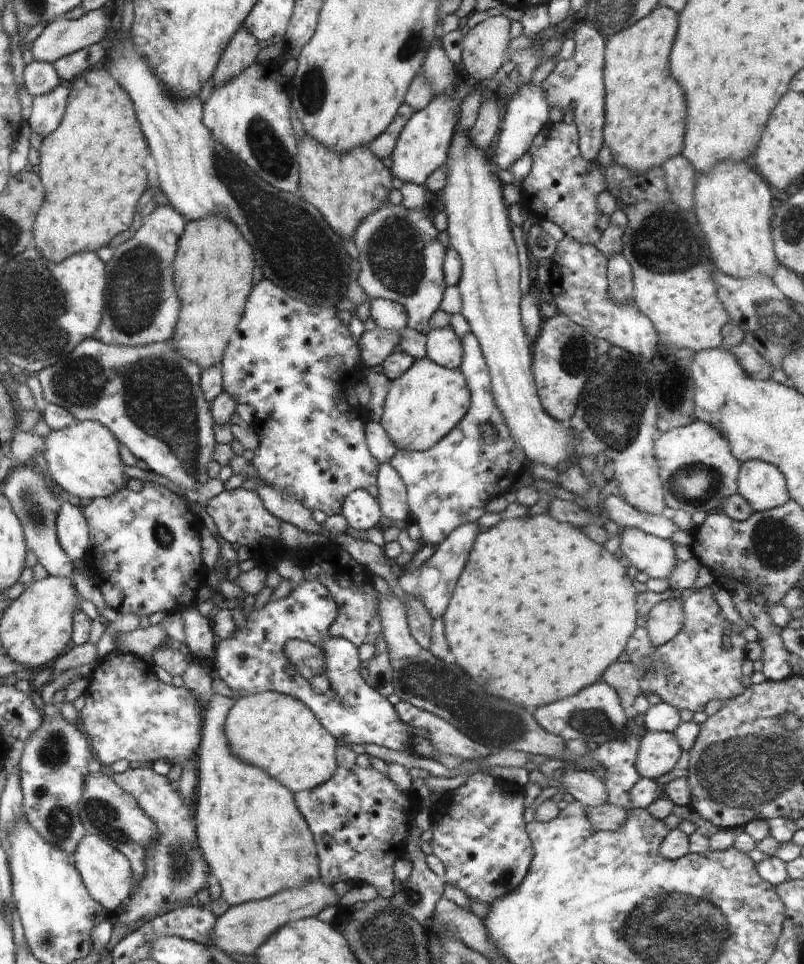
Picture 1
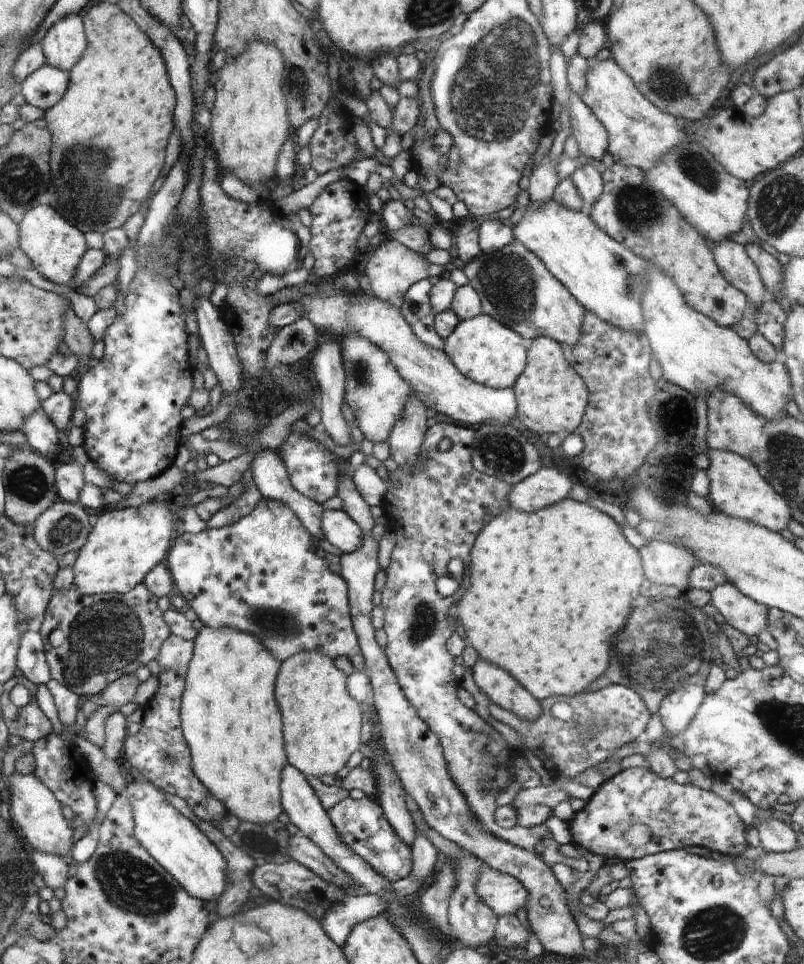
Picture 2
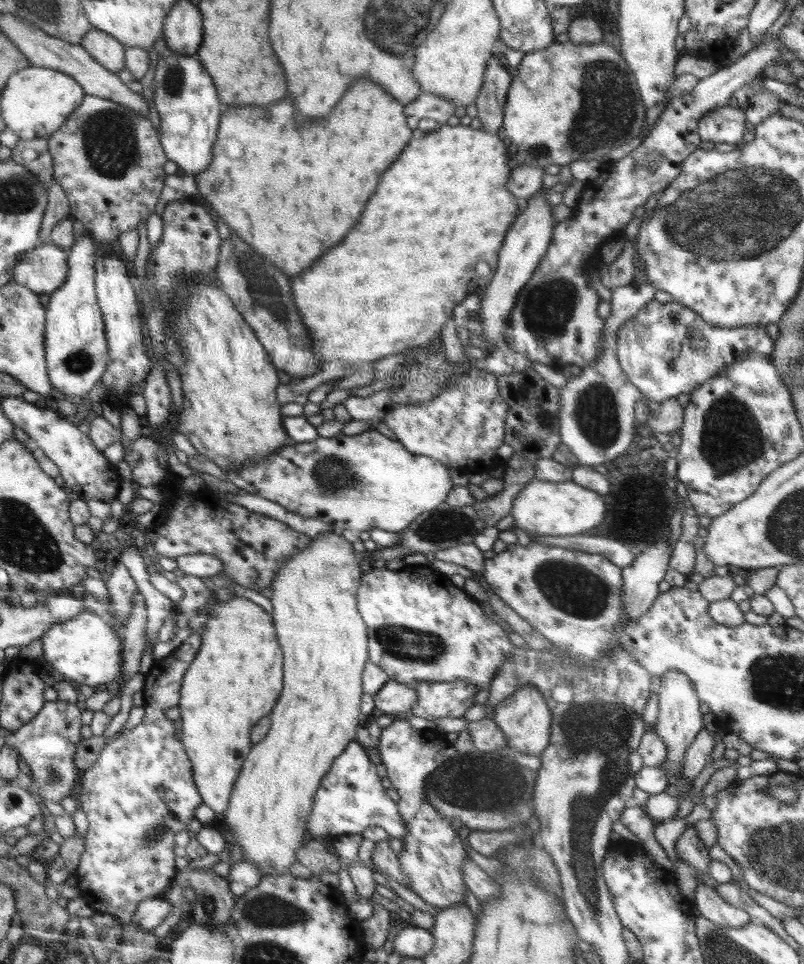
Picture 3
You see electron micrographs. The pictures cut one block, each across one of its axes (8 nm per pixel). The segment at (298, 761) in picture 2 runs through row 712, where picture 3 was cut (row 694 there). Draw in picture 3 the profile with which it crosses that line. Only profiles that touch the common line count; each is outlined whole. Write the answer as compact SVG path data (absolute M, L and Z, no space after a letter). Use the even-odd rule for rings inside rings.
M327 530L320 536L312 538L308 546L304 550L293 554L284 566L277 572L273 578L271 588L274 589L272 597L269 599L272 602L272 616L274 629L276 630L276 639L280 647L282 647L283 655L283 690L274 708L271 710L271 727L268 734L259 742L258 745L251 746L250 753L246 756L242 770L239 772L238 778L234 783L232 794L229 798L228 808L223 812L224 821L228 826L228 832L234 836L234 840L230 844L239 844L242 848L243 860L253 862L259 872L264 876L278 876L289 872L292 864L296 864L296 852L298 848L305 845L308 840L307 834L307 818L311 813L313 798L320 786L320 781L324 775L332 767L334 760L342 754L342 751L349 746L352 741L356 740L356 727L365 721L360 713L360 697L363 694L361 677L365 664L368 659L368 630L357 610L357 590L360 584L361 575L366 567L359 563L359 560L354 557L354 549L352 541L348 540L333 530Z

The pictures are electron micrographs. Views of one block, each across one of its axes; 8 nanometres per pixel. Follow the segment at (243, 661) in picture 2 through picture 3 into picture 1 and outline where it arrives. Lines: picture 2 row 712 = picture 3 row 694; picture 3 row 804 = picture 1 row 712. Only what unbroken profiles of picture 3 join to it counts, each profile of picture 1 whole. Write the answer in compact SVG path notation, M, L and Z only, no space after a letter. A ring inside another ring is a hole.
M214 693L211 696L207 711L205 712L205 718L203 719L201 741L199 742L199 748L196 752L198 783L196 785L195 795L197 806L195 812L195 819L197 822L196 832L197 839L199 840L199 847L201 848L203 857L209 866L212 880L220 883L220 888L222 888L221 897L228 902L230 907L247 903L248 901L267 899L280 891L293 889L294 887L302 887L315 879L320 880L319 858L316 852L313 834L309 829L305 818L302 816L302 813L296 806L293 798L294 793L291 790L288 790L285 786L282 786L275 778L272 778L272 776L267 772L264 772L260 767L244 763L231 753L231 748L224 734L224 723L226 722L227 714L232 706L234 706L234 703L234 698L225 697L219 693Z

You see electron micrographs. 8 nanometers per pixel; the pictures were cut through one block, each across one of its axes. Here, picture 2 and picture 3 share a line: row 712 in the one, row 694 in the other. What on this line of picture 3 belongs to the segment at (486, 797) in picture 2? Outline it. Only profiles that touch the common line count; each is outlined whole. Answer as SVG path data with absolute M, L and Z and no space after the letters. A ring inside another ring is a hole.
M418 681L412 687L418 700L410 711L414 716L432 721L436 718L464 717L479 692L474 685L465 681Z

